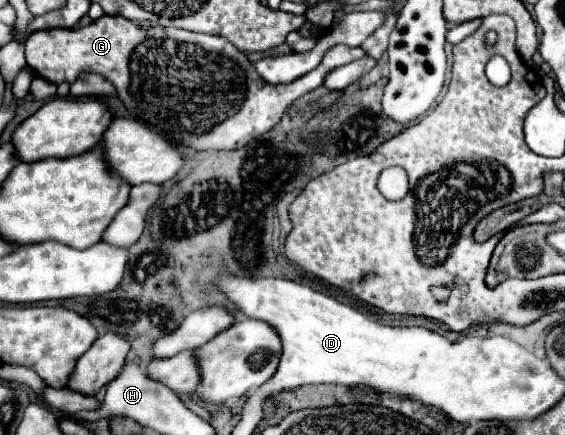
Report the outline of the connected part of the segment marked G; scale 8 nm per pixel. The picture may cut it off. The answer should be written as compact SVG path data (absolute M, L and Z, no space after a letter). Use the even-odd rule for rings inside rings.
M102 16L84 28L40 30L26 40L26 62L40 78L52 84L62 84L62 82L72 84L80 76L80 72L102 74L108 82L116 86L118 98L124 102L132 118L160 130L160 134L170 138L176 146L204 150L204 152L238 150L246 146L254 138L266 134L296 98L322 86L324 76L332 68L350 64L364 56L366 52L362 48L334 46L332 50L324 54L322 62L312 72L304 74L302 78L294 82L270 86L256 74L252 62L222 36L196 34L196 32L188 32L180 28L144 30L122 16Z

